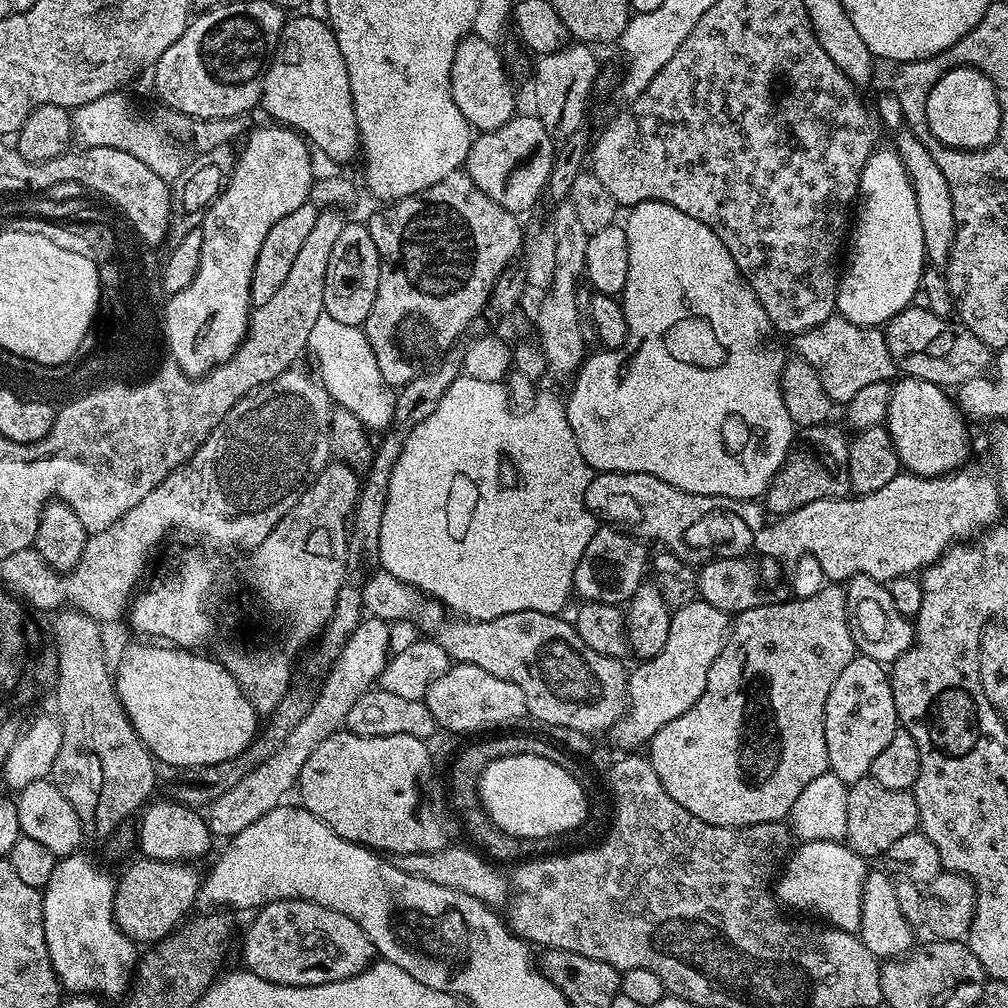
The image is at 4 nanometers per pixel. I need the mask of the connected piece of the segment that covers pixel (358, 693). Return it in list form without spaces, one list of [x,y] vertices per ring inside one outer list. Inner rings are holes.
[[[365,618],[360,621],[354,634],[350,634],[350,638],[346,638],[346,646],[342,646],[342,652],[338,654],[314,706],[310,706],[310,714],[306,714],[304,721],[290,733],[290,738],[286,738],[286,742],[282,742],[282,747],[272,757],[266,758],[266,762],[262,762],[262,766],[258,766],[258,770],[254,770],[254,774],[246,774],[246,778],[242,778],[242,782],[238,782],[238,786],[226,790],[226,794],[222,794],[222,798],[218,798],[214,803],[208,805],[206,819],[208,830],[213,837],[231,838],[242,834],[242,830],[246,830],[246,826],[258,822],[258,818],[270,814],[270,810],[281,807],[285,803],[284,795],[291,788],[293,791],[297,787],[302,774],[302,766],[306,766],[306,758],[310,758],[310,754],[314,754],[314,750],[318,750],[318,746],[322,746],[322,742],[326,742],[326,738],[341,731],[346,722],[346,714],[350,714],[350,706],[354,706],[354,702],[358,702],[358,698],[362,698],[362,694],[373,691],[383,668],[388,664],[391,646],[392,634],[389,621],[375,618]]]

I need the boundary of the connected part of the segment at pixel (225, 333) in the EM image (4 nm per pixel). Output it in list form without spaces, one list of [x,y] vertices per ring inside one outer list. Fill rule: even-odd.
[[[275,122],[269,125],[269,128],[256,126],[247,133],[243,141],[244,149],[239,149],[236,157],[236,169],[219,198],[209,206],[208,213],[204,216],[204,223],[200,225],[202,258],[198,258],[198,274],[194,274],[194,282],[190,282],[186,290],[168,296],[166,300],[168,305],[164,308],[164,336],[172,351],[171,359],[187,376],[193,378],[205,376],[212,368],[229,360],[237,346],[244,341],[248,334],[252,304],[250,282],[254,262],[258,260],[258,250],[262,250],[262,242],[266,234],[270,234],[270,226],[274,226],[274,222],[286,218],[286,214],[298,210],[298,206],[307,204],[310,200],[314,175],[312,176],[313,153],[308,141],[287,126]]]

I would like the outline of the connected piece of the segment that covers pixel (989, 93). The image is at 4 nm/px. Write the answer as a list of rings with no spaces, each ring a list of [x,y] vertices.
[[[979,68],[950,69],[931,88],[927,96],[928,129],[949,148],[976,151],[996,140],[1001,126],[1001,108],[993,83]]]

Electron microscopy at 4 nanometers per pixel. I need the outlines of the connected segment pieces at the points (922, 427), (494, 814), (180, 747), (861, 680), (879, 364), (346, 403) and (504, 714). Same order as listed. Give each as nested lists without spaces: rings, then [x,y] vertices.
[[[904,376],[892,384],[886,427],[901,465],[914,476],[947,476],[969,463],[970,424],[957,401],[948,396],[939,384],[913,376]]]
[[[535,752],[500,754],[493,758],[478,777],[478,800],[488,811],[488,816],[497,824],[495,827],[508,836],[520,836],[524,840],[547,841],[548,836],[560,836],[572,832],[588,816],[588,800],[584,797],[585,785],[573,773],[567,772],[547,756]]]
[[[156,642],[140,643],[144,644],[126,649],[120,665],[117,668],[115,665],[114,683],[128,721],[161,765],[169,764],[179,770],[210,766],[242,754],[242,750],[252,744],[258,735],[258,713],[250,706],[250,698],[242,694],[238,682],[234,682],[230,670],[220,665],[219,659],[200,656],[204,654],[196,650],[161,646]]]
[[[856,655],[834,682],[830,698],[826,698],[824,729],[830,771],[846,785],[869,775],[874,758],[898,730],[889,669],[874,658]]]
[[[833,314],[826,318],[826,322],[801,332],[795,337],[794,344],[795,355],[814,366],[814,374],[818,374],[822,381],[822,390],[826,390],[828,397],[840,406],[847,406],[858,390],[871,386],[873,382],[891,381],[898,372],[879,327],[863,328],[839,314]]]
[[[323,312],[310,330],[307,351],[316,360],[318,378],[337,407],[354,414],[371,433],[382,434],[391,429],[397,391],[383,378],[361,327],[343,325]]]
[[[453,663],[444,674],[428,687],[428,691],[423,696],[424,705],[430,710],[430,714],[434,714],[437,725],[441,729],[449,728],[452,732],[480,732],[483,728],[496,728],[492,730],[500,730],[503,724],[512,724],[515,720],[525,719],[528,716],[528,707],[526,706],[526,697],[522,695],[522,690],[518,690],[518,686],[514,686],[514,682],[505,682],[502,678],[494,678],[494,674],[490,674],[487,670],[481,670],[479,666],[473,664]]]

